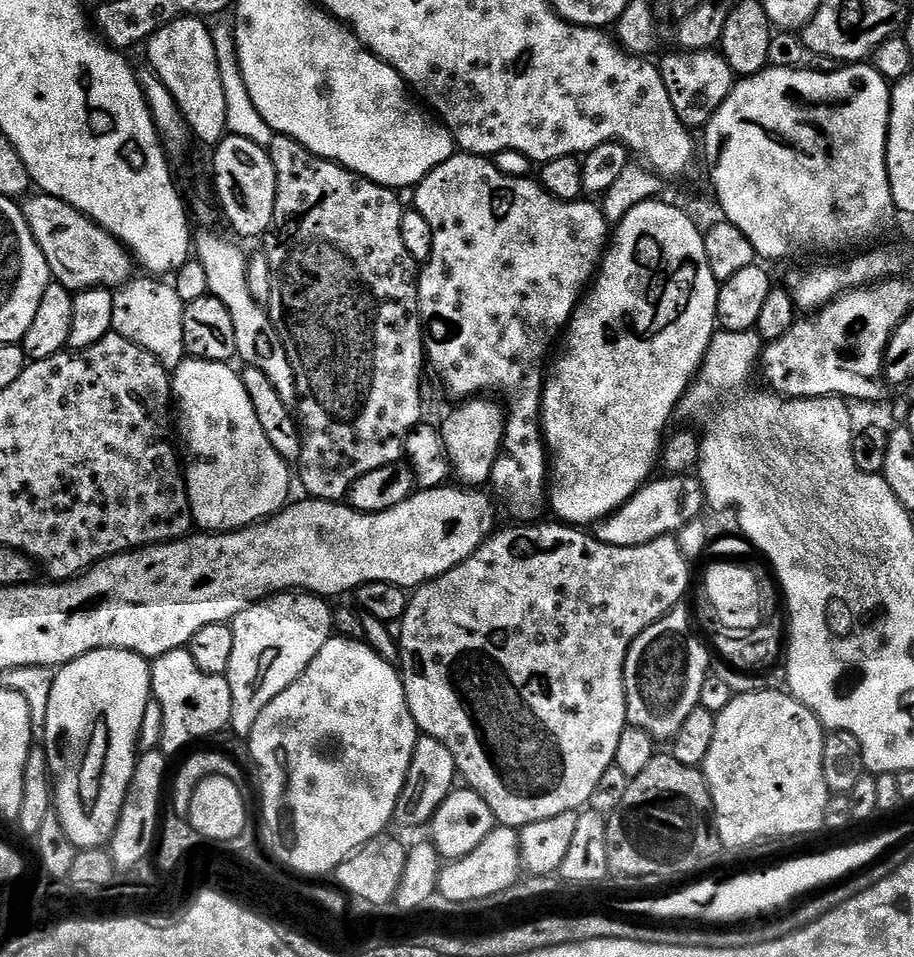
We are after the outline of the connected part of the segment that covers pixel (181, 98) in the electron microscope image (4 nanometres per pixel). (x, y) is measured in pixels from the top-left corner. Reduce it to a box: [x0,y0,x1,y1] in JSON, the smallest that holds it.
[146,15,228,146]

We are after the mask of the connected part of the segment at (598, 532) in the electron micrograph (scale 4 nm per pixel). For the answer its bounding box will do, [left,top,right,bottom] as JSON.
[594,474,706,546]

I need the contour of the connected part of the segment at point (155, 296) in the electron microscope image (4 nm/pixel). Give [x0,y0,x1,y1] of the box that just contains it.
[112,278,186,370]

